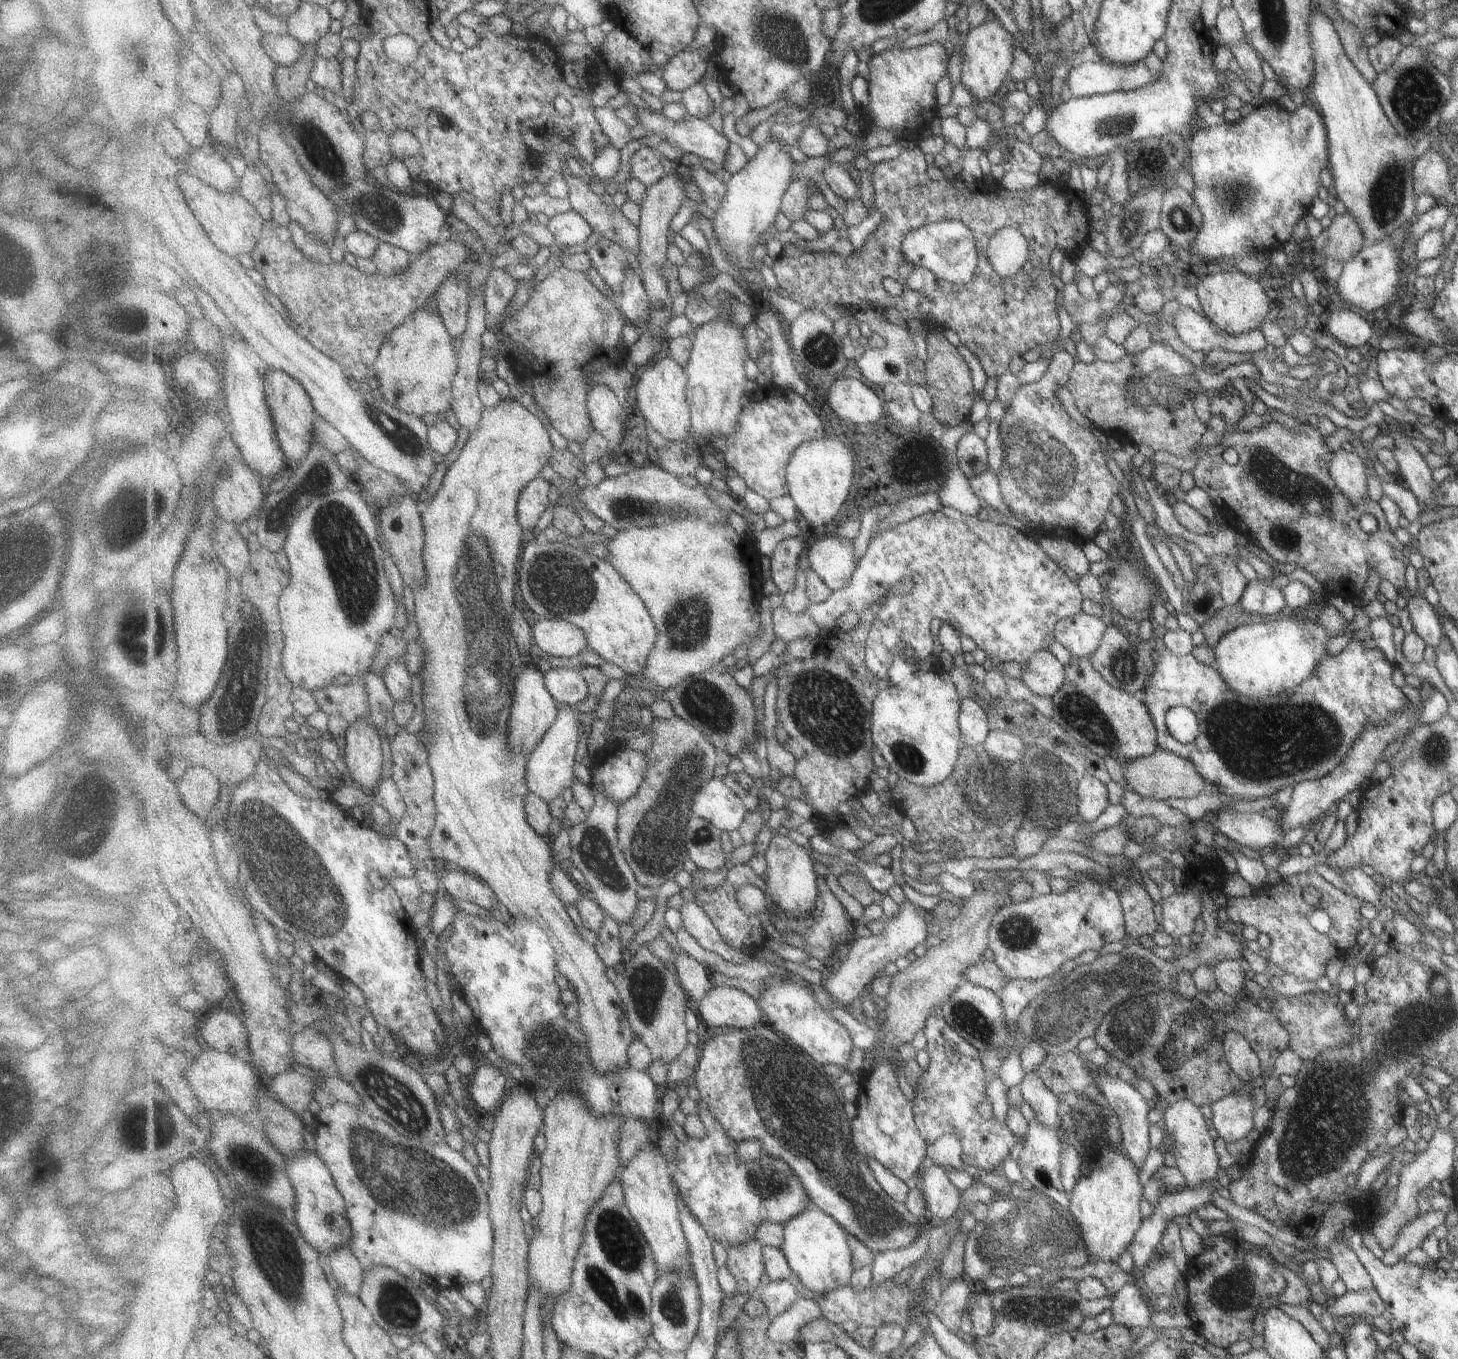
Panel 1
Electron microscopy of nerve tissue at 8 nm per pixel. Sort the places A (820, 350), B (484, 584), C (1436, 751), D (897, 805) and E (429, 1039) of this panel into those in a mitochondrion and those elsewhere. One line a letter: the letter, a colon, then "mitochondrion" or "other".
A: mitochondrion
B: mitochondrion
C: mitochondrion
D: other
E: other

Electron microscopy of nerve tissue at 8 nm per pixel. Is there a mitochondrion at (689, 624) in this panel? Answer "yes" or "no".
yes

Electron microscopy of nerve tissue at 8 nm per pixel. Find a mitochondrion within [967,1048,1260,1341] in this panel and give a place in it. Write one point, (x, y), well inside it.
(1032, 1229)

